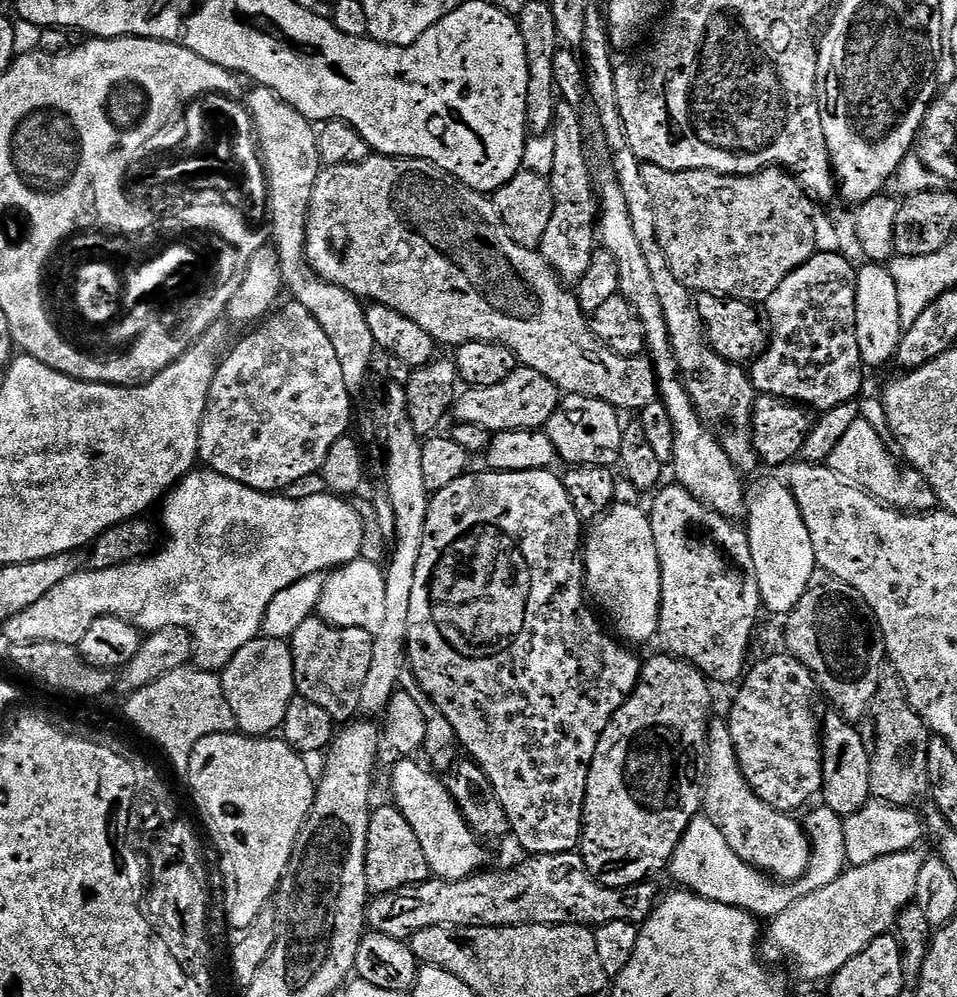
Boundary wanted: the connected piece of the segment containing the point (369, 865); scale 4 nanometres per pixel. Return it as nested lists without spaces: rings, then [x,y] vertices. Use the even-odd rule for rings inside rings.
[[[373,807],[370,818],[370,834],[368,835],[368,849],[366,850],[366,878],[368,891],[372,894],[396,892],[399,888],[408,888],[411,884],[420,884],[429,879],[430,869],[426,850],[418,840],[418,834],[406,822],[399,808]]]

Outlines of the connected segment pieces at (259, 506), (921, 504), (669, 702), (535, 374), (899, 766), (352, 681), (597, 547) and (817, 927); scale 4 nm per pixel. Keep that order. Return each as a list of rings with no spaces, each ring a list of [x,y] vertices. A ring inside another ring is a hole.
[[[204,466],[204,469],[202,468],[193,470],[187,476],[183,476],[179,484],[163,497],[162,505],[164,504],[164,509],[161,510],[160,516],[164,519],[164,532],[168,535],[168,541],[165,542],[164,548],[158,549],[159,547],[157,547],[151,554],[131,560],[128,564],[119,564],[109,568],[81,570],[78,574],[66,578],[66,582],[58,582],[58,586],[54,586],[54,590],[50,590],[50,594],[46,594],[46,598],[38,598],[38,602],[34,602],[34,606],[22,610],[12,617],[7,624],[3,625],[2,632],[9,636],[9,641],[12,644],[31,644],[33,640],[45,640],[46,642],[54,642],[58,646],[62,644],[76,646],[79,645],[82,638],[86,638],[86,630],[90,630],[90,626],[94,626],[94,622],[98,618],[103,616],[121,616],[124,620],[131,621],[132,624],[135,624],[137,628],[145,633],[157,632],[163,628],[186,629],[186,631],[192,633],[194,652],[198,660],[199,656],[201,660],[199,663],[208,670],[223,670],[228,667],[228,664],[234,658],[234,654],[238,654],[238,650],[242,650],[242,646],[246,646],[250,641],[257,639],[261,635],[267,607],[270,606],[270,602],[273,601],[274,596],[280,590],[292,586],[294,582],[306,578],[307,575],[325,573],[327,570],[334,570],[339,566],[346,565],[352,560],[361,559],[360,551],[364,544],[356,544],[356,524],[365,524],[366,520],[362,513],[347,499],[323,492],[314,498],[298,498],[295,500],[287,494],[259,492],[242,482],[230,479],[229,476],[224,475],[219,470],[213,470],[208,466]]]
[[[861,418],[846,430],[838,446],[828,455],[827,465],[854,484],[865,488],[870,495],[901,510],[932,510],[937,507],[937,493],[919,468],[905,462],[895,451],[888,449],[880,432],[867,418]],[[936,504],[936,505],[935,505]]]
[[[675,654],[645,659],[640,680],[627,702],[610,718],[590,762],[584,803],[584,832],[578,851],[588,871],[612,888],[641,884],[672,859],[682,834],[704,808],[708,775],[708,732],[712,708],[709,677],[692,661]]]
[[[518,366],[510,378],[494,385],[468,386],[459,393],[454,404],[455,419],[462,424],[482,427],[490,434],[520,429],[543,429],[548,419],[556,413],[562,399],[562,389],[557,381],[543,376],[538,370]]]
[[[895,674],[885,675],[880,681],[880,689],[876,692],[874,701],[874,716],[876,712],[876,748],[871,753],[872,758],[872,796],[887,800],[891,804],[908,806],[919,796],[928,796],[930,789],[924,785],[922,780],[918,780],[918,774],[934,774],[934,764],[924,764],[924,762],[934,762],[933,758],[926,758],[926,744],[931,744],[932,740],[926,740],[926,729],[929,728],[924,716],[919,709],[908,700],[908,692],[900,677]]]
[[[316,614],[306,618],[290,639],[297,693],[312,702],[318,702],[318,706],[322,706],[322,710],[326,710],[334,722],[351,721],[360,712],[359,695],[362,694],[374,653],[372,641],[373,633],[367,628],[340,628]]]
[[[616,502],[591,526],[584,545],[586,588],[591,599],[616,619],[629,641],[655,637],[660,631],[662,578],[651,515],[636,504]]]
[[[920,850],[892,853],[865,865],[849,867],[830,886],[798,898],[786,910],[771,917],[766,940],[790,956],[804,980],[835,976],[850,958],[862,954],[874,938],[889,935],[900,913],[917,899],[926,861]]]

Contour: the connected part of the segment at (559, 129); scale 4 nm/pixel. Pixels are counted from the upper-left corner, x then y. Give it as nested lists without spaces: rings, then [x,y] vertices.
[[[560,102],[556,106],[556,123],[550,133],[552,203],[548,225],[538,245],[557,276],[565,282],[580,281],[590,269],[591,256],[598,249],[598,188],[595,183],[592,185],[592,164],[588,161],[584,128],[576,108],[572,102]]]

